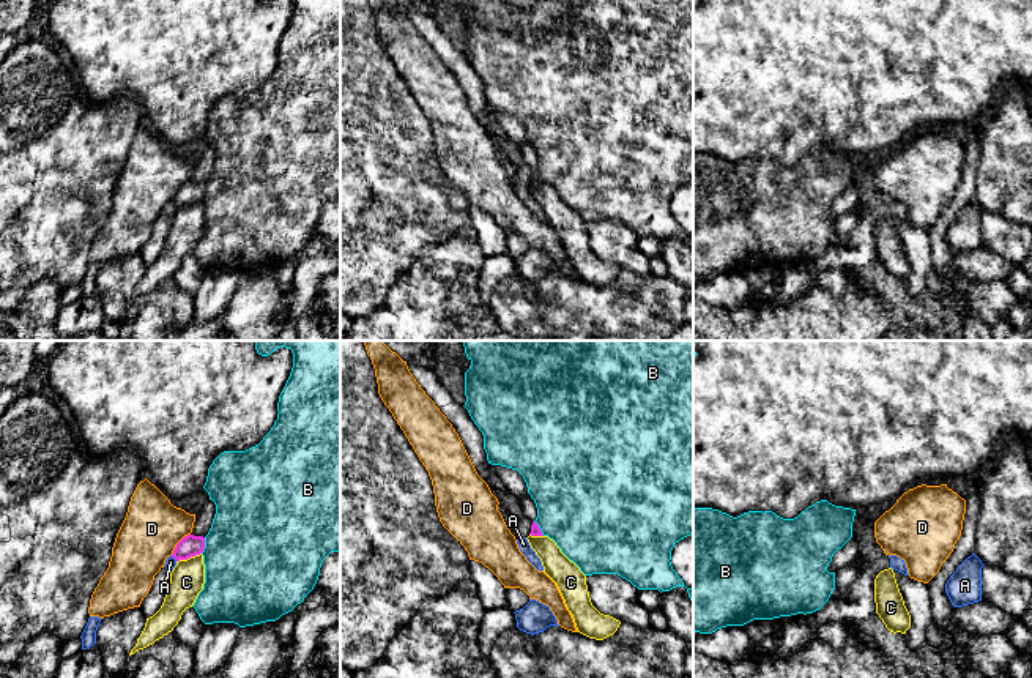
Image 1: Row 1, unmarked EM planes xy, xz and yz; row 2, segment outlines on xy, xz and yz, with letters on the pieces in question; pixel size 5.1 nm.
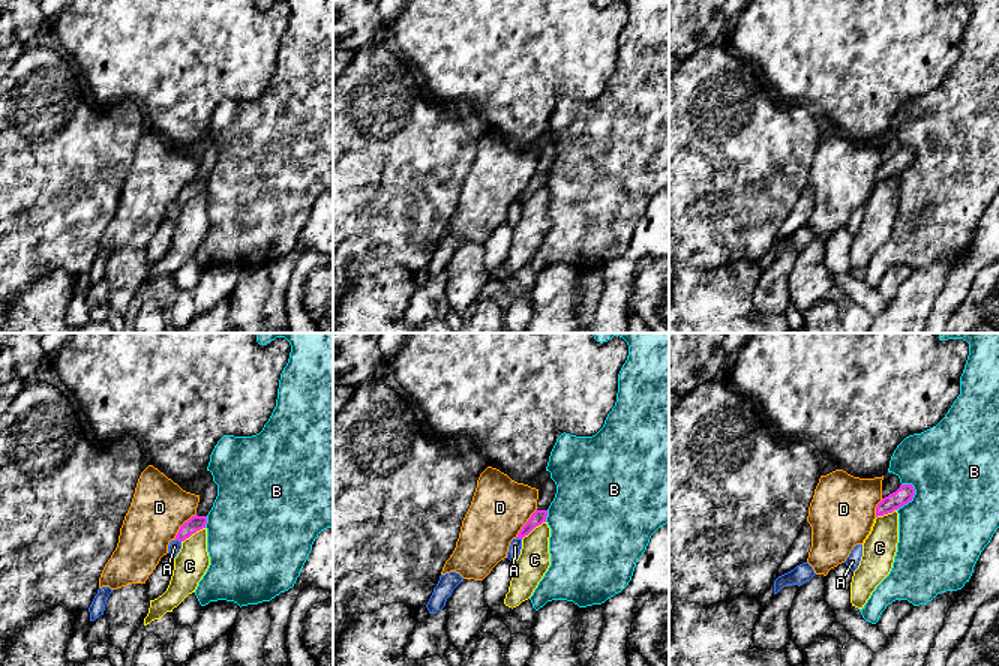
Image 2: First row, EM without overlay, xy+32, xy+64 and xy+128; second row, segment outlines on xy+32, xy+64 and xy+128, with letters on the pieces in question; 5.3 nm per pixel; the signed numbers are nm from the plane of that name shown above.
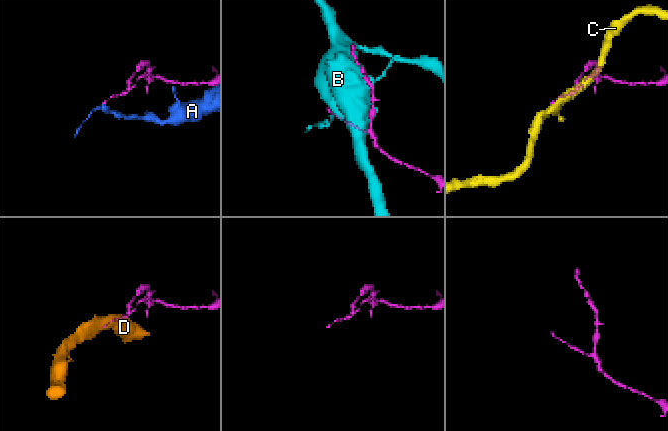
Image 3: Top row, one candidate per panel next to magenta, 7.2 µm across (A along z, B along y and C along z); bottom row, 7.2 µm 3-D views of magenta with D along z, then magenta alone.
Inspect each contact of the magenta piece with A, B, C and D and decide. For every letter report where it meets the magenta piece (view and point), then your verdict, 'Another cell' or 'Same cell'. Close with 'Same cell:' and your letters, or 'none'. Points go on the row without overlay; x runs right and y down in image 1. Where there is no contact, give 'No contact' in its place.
A: Touches magenta at xy (174, 204). Another cell
B: Touches magenta at xy (204, 193). Another cell
C: Touches magenta at xy (188, 204). Another cell
D: Touches magenta at xy (178, 189). Another cell
Same cell: none

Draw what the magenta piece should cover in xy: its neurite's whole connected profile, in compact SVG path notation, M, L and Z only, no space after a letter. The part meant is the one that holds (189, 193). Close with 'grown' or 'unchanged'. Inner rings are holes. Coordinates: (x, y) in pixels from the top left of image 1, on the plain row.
M187 181L175 194L172 203L180 207L187 207L191 203L200 202L205 196L205 184Z | unchanged

